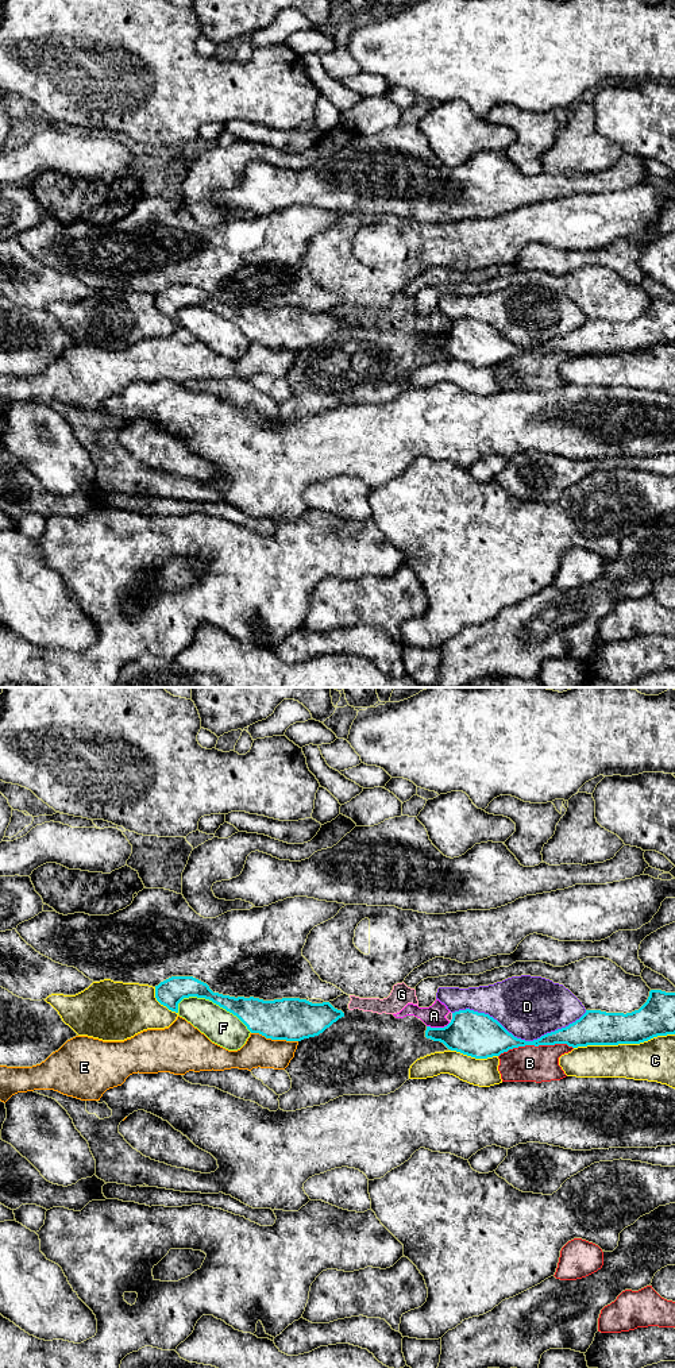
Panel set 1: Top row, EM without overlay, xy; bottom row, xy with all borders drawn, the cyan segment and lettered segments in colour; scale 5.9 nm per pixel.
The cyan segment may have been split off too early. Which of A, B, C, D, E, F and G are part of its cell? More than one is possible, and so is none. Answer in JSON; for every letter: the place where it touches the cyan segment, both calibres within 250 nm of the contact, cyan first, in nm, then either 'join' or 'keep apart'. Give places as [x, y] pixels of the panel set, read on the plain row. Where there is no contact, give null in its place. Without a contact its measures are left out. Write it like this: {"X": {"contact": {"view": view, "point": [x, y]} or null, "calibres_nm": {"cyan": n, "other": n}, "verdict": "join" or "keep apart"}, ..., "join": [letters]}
{"A": {"contact": {"view": "xy", "point": [438, 336]}, "calibres_nm": {"cyan": 260, "other": 130}, "verdict": "keep apart"}, "B": {"contact": {"view": "xy", "point": [535, 354]}, "calibres_nm": {"cyan": 180, "other": 220}, "verdict": "keep apart"}, "C": {"contact": {"view": "xy", "point": [624, 351]}, "calibres_nm": {"cyan": 220, "other": 260}, "verdict": "keep apart"}, "D": {"contact": {"view": "xy", "point": [519, 347]}, "calibres_nm": {"cyan": 260, "other": 380}, "verdict": "keep apart"}, "E": {"contact": {"view": "xy", "point": [274, 347]}, "calibres_nm": {"cyan": 260, "other": 190}, "verdict": "keep apart"}, "F": {"contact": {"view": "xy", "point": [215, 311]}, "calibres_nm": {"cyan": 180, "other": 200}, "verdict": "keep apart"}, "G": {"contact": {"view": "xy", "point": [452, 327]}, "calibres_nm": {"cyan": 260, "other": 40}, "verdict": "keep apart"}, "join": []}

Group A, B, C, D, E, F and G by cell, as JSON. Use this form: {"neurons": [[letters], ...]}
{"neurons": [["A", "G"], ["B"], ["C"], ["D"], ["E"], ["F"]]}

